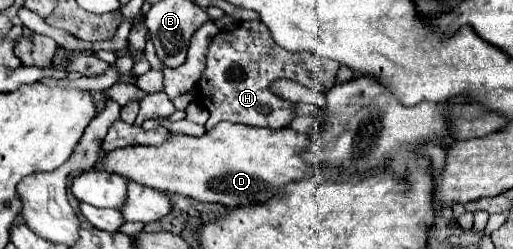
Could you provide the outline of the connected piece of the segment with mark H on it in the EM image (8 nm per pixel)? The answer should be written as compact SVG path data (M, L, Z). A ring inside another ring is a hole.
M241 21L231 31L219 31L207 49L205 69L195 85L197 103L209 111L205 123L207 129L215 127L219 121L243 123L251 127L283 129L293 119L295 103L287 103L269 91L269 83L275 79L293 79L315 91L329 91L335 85L339 63L323 59L315 53L301 51L291 53L283 47L271 43L271 35L261 21Z

